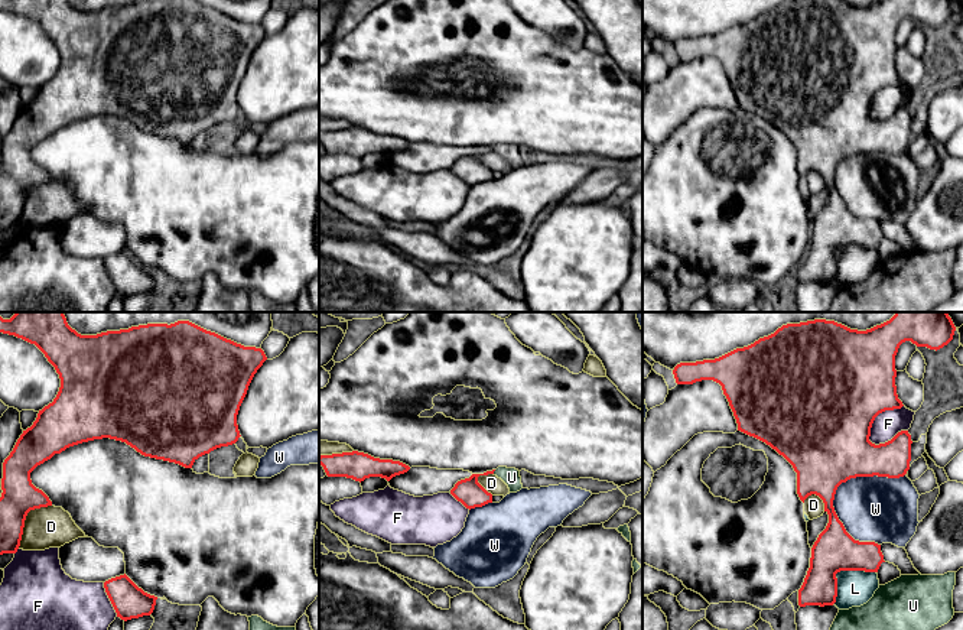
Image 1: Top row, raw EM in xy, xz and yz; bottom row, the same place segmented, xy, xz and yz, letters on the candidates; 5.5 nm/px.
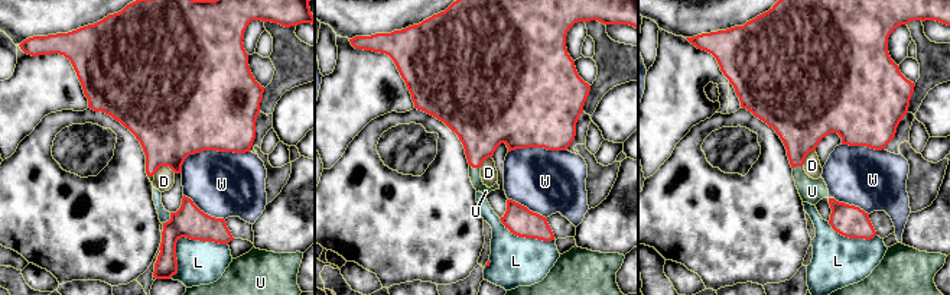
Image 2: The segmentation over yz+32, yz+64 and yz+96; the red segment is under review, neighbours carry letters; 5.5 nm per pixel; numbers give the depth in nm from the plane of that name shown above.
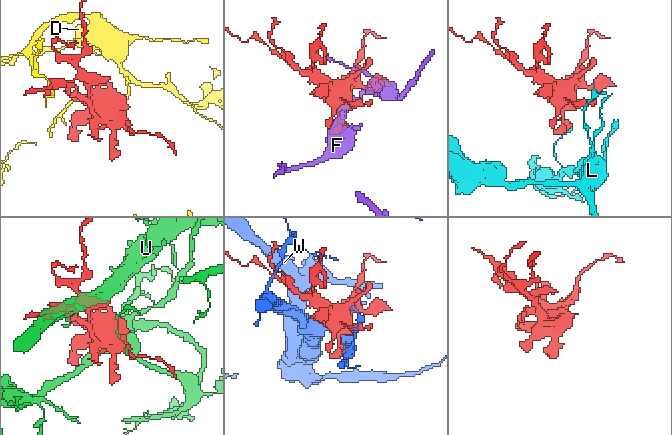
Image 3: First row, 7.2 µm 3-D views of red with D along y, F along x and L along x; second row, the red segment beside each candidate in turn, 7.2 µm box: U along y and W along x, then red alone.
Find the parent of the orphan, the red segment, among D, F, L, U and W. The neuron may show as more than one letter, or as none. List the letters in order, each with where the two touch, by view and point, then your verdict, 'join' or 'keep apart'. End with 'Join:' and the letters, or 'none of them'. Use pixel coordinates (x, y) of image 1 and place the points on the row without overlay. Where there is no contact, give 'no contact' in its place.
D: contact xy (25, 195); keep apart
F: contact yz (875, 93); keep apart
L: contact yz (841, 246); keep apart
U: contact xz (494, 146); join
W: contact yz (843, 158); keep apart
Join: U

